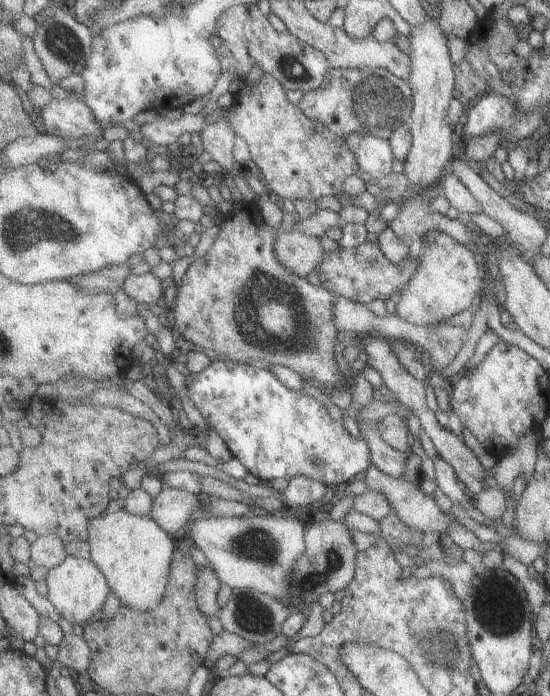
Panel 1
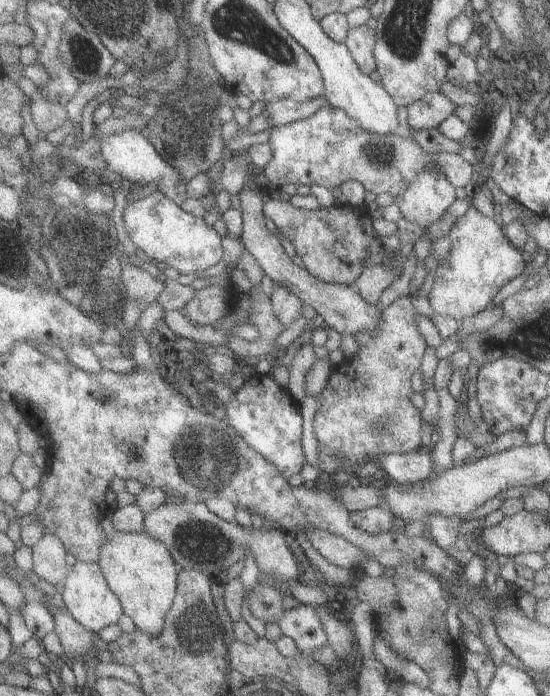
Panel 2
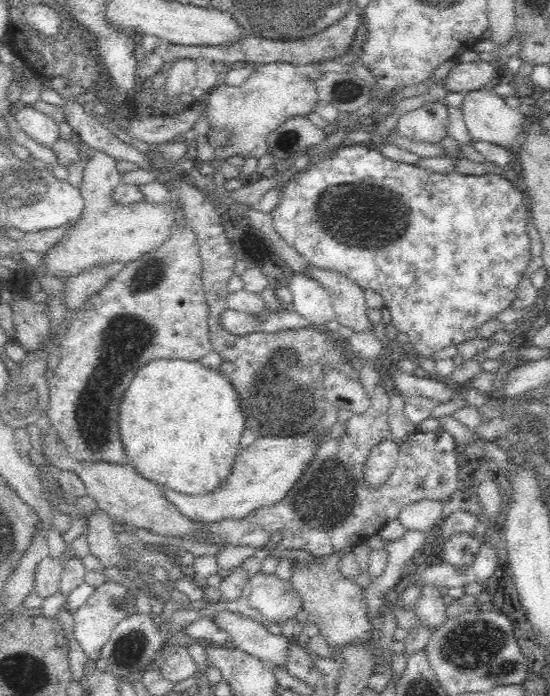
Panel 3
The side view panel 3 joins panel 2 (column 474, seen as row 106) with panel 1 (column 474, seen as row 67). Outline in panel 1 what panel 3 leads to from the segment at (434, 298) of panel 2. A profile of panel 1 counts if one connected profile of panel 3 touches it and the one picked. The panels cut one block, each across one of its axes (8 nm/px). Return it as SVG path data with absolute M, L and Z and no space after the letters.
M429 234L429 244L423 244L421 266L405 290L395 298L395 316L419 326L439 326L445 318L467 310L483 296L487 272L481 268L475 252L455 240L451 234Z

